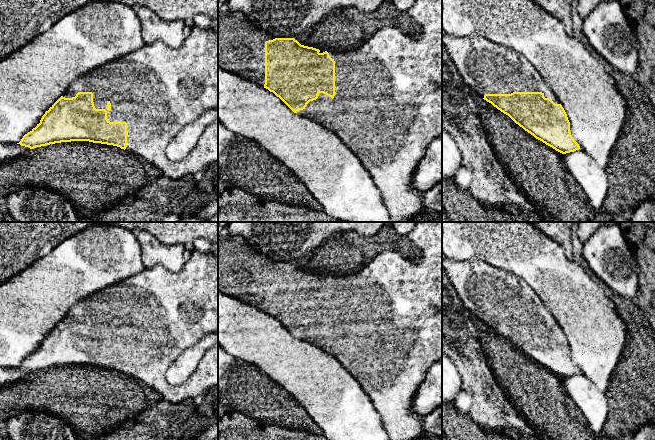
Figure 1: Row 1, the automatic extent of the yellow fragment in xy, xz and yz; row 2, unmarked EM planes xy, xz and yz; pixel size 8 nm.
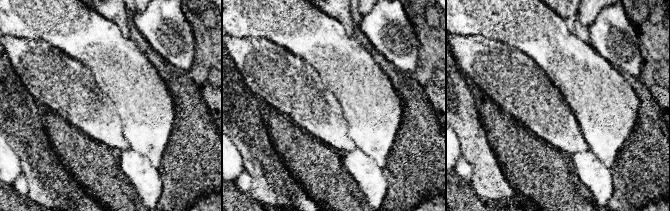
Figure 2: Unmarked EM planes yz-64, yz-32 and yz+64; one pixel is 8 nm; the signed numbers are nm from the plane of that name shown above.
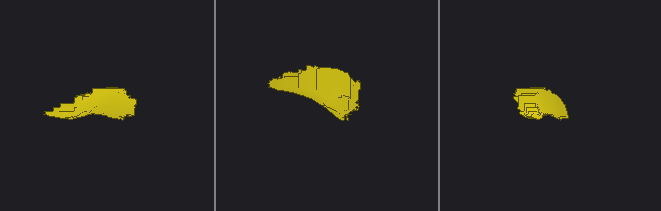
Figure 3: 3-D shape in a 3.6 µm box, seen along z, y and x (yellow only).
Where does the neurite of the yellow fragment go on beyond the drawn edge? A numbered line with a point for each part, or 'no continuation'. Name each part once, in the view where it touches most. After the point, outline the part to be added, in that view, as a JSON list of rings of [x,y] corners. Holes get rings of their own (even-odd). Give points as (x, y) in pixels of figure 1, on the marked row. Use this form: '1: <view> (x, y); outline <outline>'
1: xy (157, 90); outline [[[193,26],[178,48],[171,48],[161,41],[145,44],[134,52],[79,76],[63,97],[75,97],[78,92],[92,92],[95,108],[105,109],[108,121],[127,123],[125,151],[156,166],[165,180],[182,180],[205,170],[212,163],[218,163],[218,119],[206,127],[197,145],[185,159],[174,162],[166,156],[166,147],[182,128],[209,109],[218,112],[218,34],[215,31]]]

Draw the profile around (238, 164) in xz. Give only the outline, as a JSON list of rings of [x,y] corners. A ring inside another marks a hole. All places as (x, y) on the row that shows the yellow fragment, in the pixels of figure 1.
[[[236,135],[218,157],[219,179],[266,200],[310,210],[321,207],[306,186],[257,142]]]

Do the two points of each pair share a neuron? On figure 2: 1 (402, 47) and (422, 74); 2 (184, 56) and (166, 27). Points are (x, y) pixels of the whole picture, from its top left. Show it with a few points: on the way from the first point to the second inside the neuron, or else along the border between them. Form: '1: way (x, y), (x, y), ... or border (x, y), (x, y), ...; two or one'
1: border (419, 51), (416, 69), (411, 73); two
2: way (178, 49), (170, 34); one

